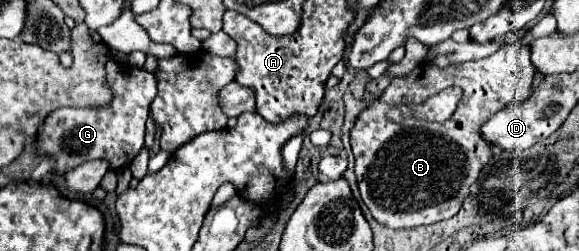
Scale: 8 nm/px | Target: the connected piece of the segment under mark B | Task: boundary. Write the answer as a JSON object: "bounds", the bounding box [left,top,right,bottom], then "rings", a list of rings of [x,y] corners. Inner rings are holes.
{"bounds":[351,44,537,228],"rings":[[[507,44],[493,56],[483,60],[449,64],[445,68],[439,68],[435,64],[419,64],[411,74],[393,78],[383,96],[373,100],[373,104],[359,114],[355,126],[351,128],[351,148],[355,156],[357,184],[361,198],[371,210],[373,218],[389,228],[417,228],[455,216],[461,210],[463,200],[469,196],[469,186],[479,178],[483,166],[491,160],[491,144],[483,142],[483,134],[479,134],[483,122],[487,122],[495,112],[509,106],[511,102],[519,102],[531,96],[535,72],[537,70],[533,68],[529,48]],[[451,86],[459,86],[463,90],[463,96],[457,104],[455,114],[447,122],[427,122],[415,116],[409,116],[403,122],[391,122],[387,118],[389,108],[423,104],[427,98],[431,98],[431,94],[439,94],[439,90]]]}

